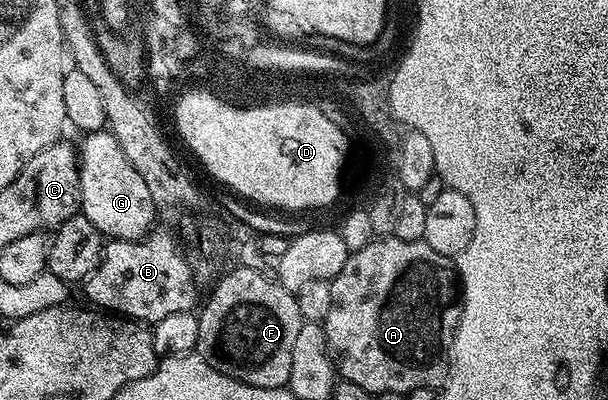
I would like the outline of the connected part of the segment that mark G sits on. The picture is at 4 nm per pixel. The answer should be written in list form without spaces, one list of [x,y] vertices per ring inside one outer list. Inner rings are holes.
[[[107,129],[88,132],[83,135],[84,143],[79,143],[78,157],[80,159],[80,210],[98,228],[105,239],[115,240],[122,238],[131,242],[147,239],[148,233],[157,225],[156,213],[158,207],[150,196],[150,188],[146,188],[146,180],[138,176],[134,164],[126,158],[126,152],[118,144],[118,140]]]

